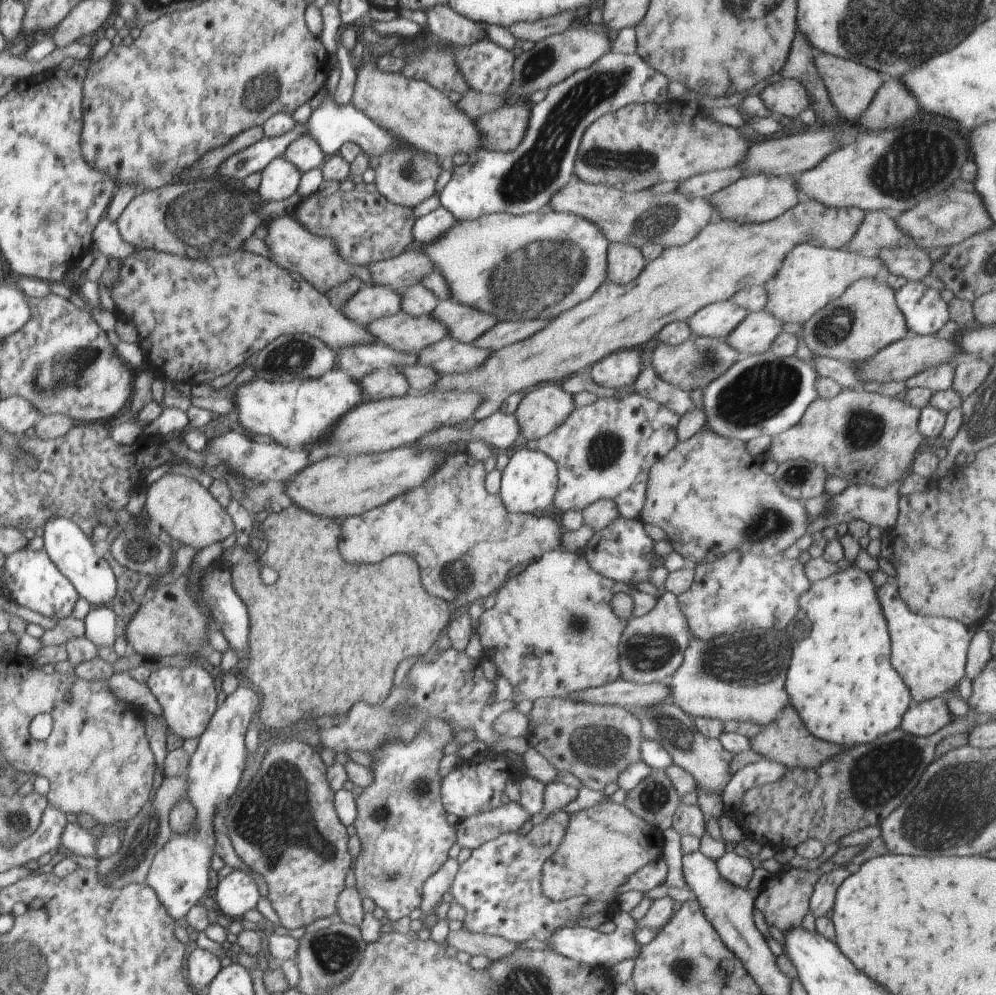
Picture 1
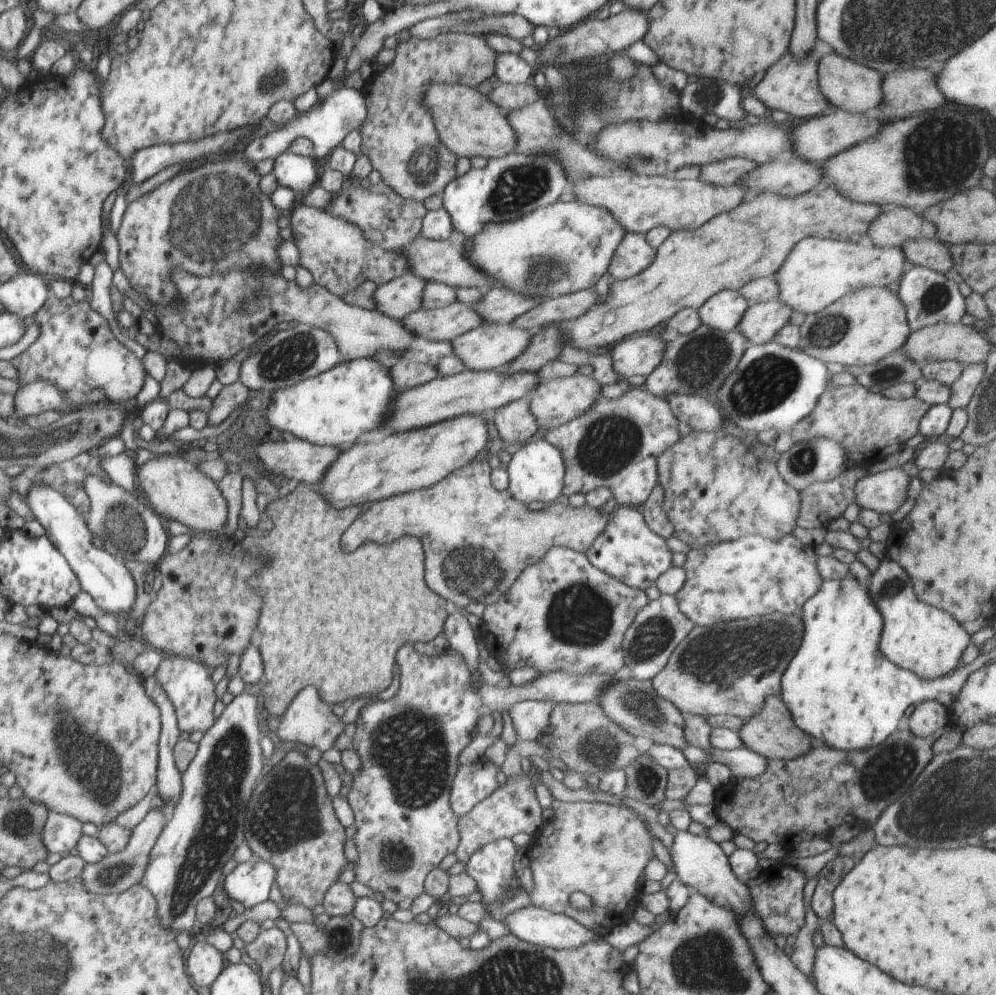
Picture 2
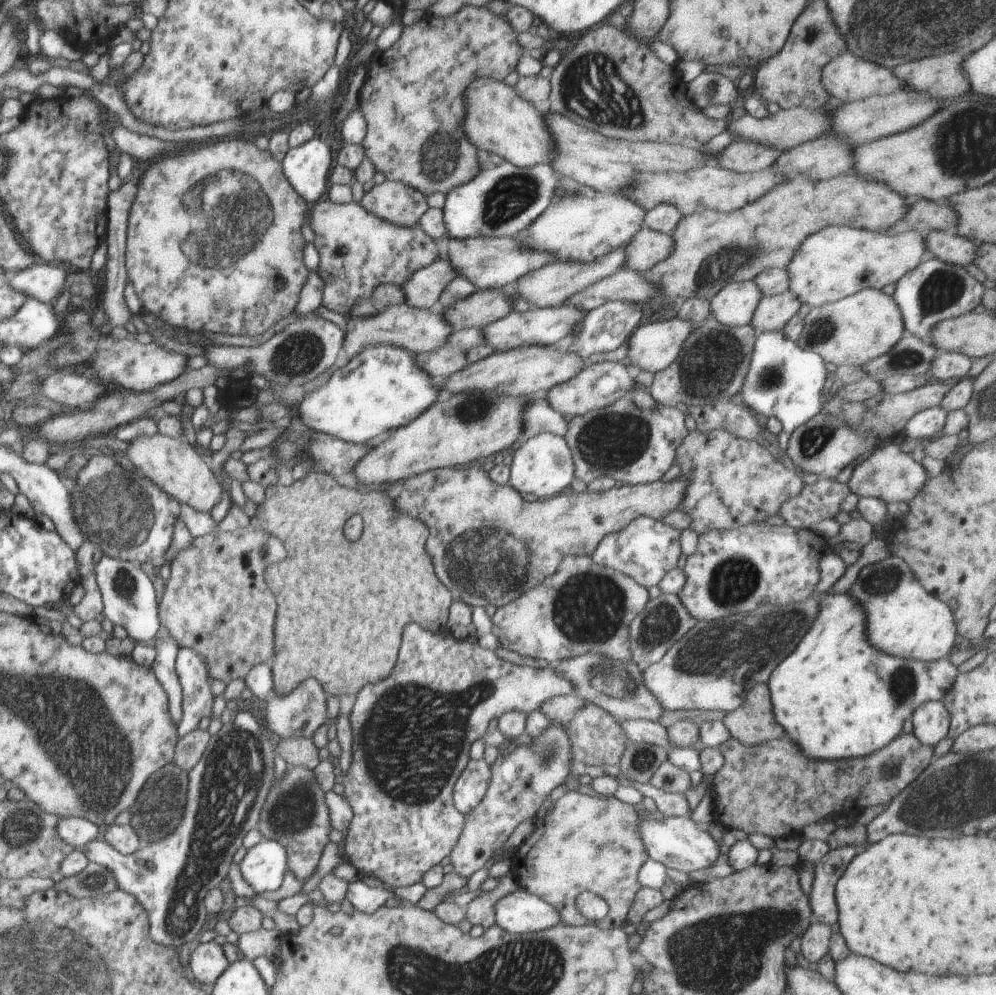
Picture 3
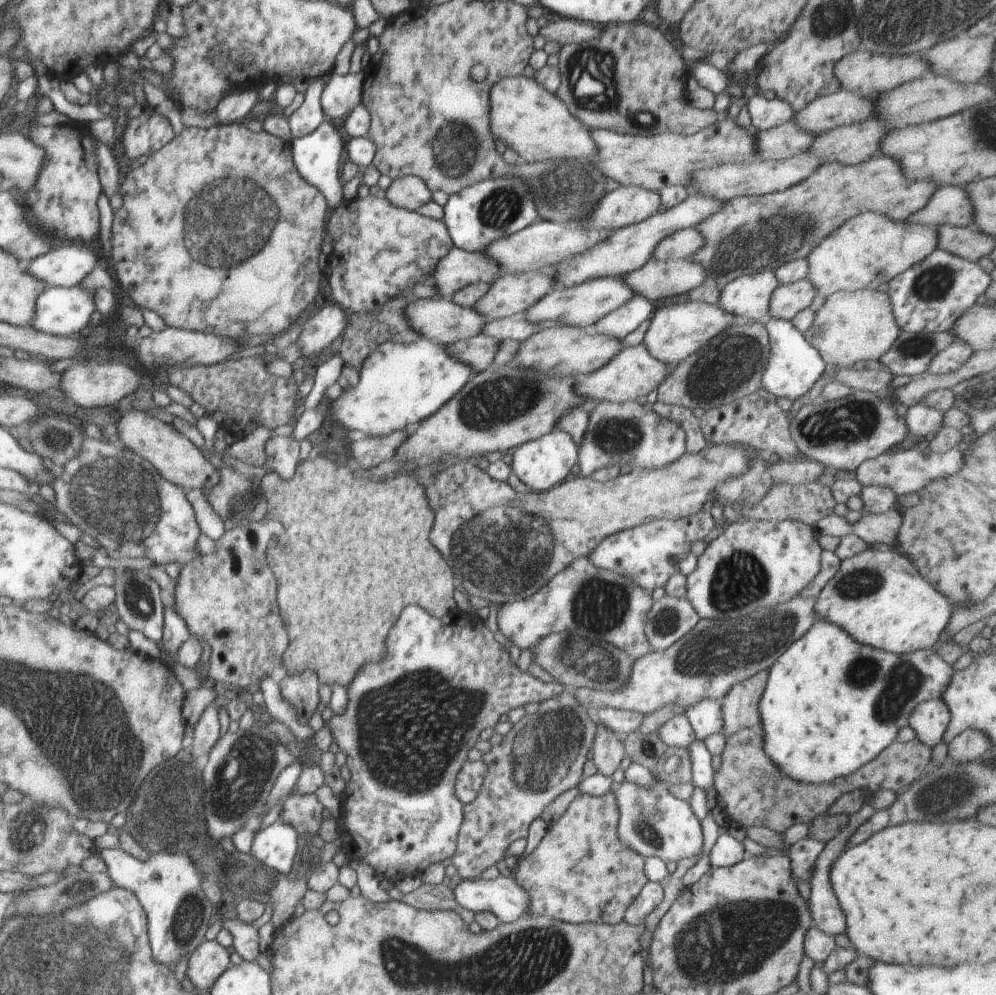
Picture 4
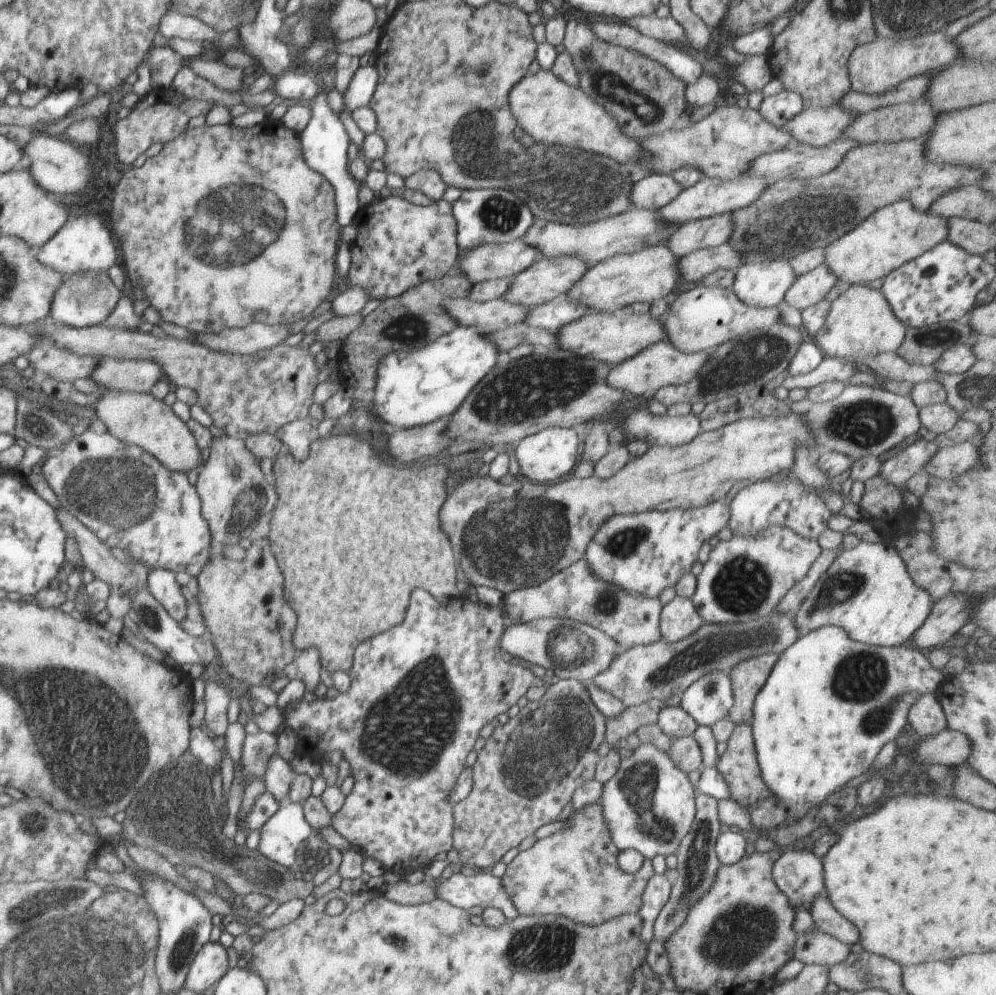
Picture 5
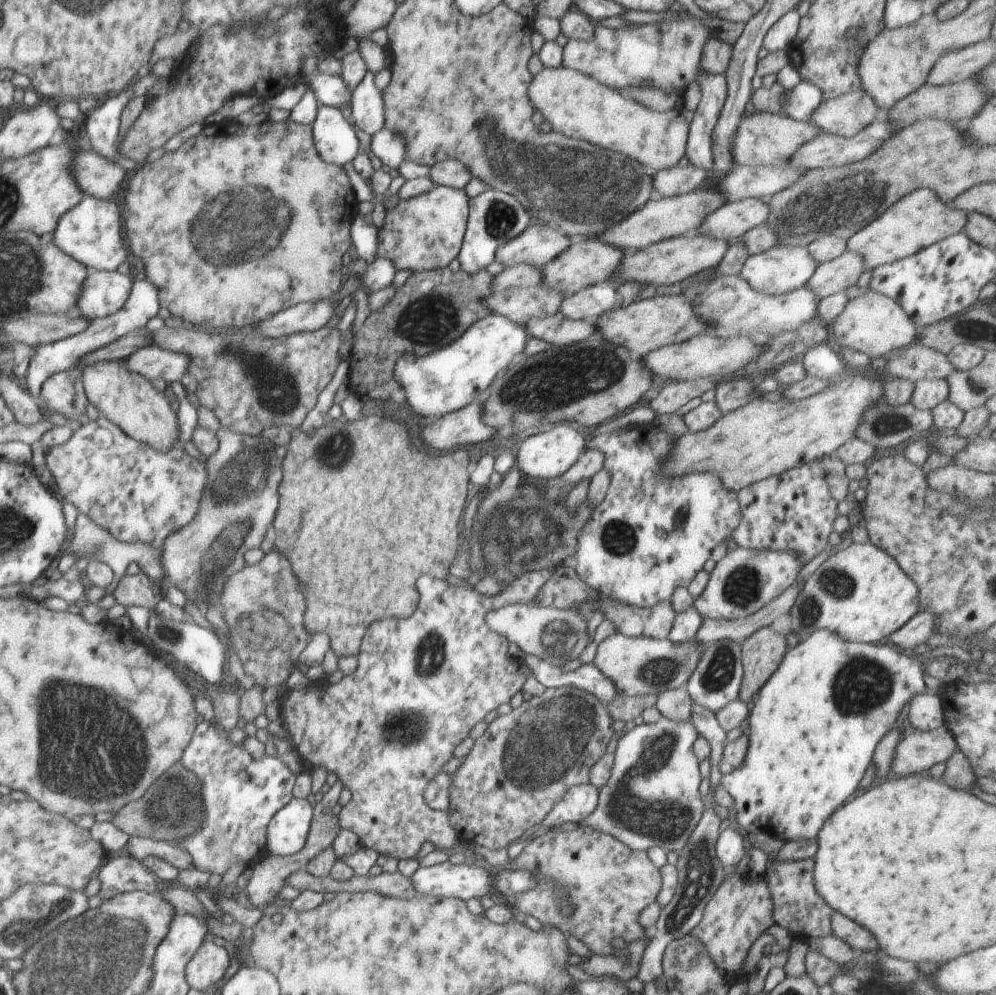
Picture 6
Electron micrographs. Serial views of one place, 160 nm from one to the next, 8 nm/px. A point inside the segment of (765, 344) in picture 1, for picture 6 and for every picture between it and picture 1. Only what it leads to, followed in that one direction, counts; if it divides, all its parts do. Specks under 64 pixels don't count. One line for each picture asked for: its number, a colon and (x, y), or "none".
2: (760, 323)
3: (772, 313)
4: (787, 301)
5: (811, 287)
6: (830, 278)

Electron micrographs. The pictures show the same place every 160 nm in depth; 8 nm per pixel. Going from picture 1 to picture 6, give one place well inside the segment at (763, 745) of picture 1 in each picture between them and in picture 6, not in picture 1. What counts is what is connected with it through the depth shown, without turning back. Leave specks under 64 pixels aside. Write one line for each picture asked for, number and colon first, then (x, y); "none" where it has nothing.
2: (772, 733)
3: (753, 723)
4: (740, 707)
5: (747, 678)
6: (762, 652)

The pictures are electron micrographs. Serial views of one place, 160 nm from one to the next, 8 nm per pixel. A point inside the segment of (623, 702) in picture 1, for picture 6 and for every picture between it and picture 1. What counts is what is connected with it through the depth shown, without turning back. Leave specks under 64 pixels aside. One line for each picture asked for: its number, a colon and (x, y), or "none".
2: (409, 745)
3: (412, 732)
4: (411, 719)
5: (420, 693)
6: (421, 684)

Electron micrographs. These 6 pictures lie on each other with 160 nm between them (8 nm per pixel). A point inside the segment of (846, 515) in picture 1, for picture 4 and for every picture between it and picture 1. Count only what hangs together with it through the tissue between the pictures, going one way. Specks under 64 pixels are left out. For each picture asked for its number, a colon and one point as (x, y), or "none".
2: (885, 492)
3: (891, 475)
4: (903, 471)

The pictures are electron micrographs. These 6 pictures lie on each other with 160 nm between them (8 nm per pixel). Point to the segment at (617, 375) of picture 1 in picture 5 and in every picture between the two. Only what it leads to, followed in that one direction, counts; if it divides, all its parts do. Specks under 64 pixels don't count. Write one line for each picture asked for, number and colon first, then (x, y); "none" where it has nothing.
2: (640, 354)
3: (652, 347)
4: (677, 331)
5: (701, 319)

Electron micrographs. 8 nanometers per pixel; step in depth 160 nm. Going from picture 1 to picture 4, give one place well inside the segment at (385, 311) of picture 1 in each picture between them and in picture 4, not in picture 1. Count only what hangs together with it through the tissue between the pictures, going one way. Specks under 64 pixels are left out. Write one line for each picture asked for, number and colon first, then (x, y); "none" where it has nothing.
2: (401, 296)
3: (422, 290)
4: (457, 269)

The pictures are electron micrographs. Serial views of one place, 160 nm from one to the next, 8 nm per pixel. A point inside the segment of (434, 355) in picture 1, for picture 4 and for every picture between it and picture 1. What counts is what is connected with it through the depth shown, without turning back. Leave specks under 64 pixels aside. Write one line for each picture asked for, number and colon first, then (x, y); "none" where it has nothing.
2: (484, 348)
3: (545, 326)
4: (581, 306)

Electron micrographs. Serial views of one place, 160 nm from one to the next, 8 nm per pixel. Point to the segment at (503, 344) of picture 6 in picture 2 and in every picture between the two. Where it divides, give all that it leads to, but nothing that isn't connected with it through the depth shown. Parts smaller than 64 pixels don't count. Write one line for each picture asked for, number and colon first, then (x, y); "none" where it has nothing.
2: (334, 408)
3: (381, 388)
4: (399, 383)
5: (415, 387)

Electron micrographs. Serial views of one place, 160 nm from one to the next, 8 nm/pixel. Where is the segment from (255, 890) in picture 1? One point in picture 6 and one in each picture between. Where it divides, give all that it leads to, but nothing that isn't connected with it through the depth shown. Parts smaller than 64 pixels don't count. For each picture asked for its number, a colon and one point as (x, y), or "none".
2: (249, 883)
3: (263, 867)
4: (276, 847)
5: (281, 836)
6: (288, 830)

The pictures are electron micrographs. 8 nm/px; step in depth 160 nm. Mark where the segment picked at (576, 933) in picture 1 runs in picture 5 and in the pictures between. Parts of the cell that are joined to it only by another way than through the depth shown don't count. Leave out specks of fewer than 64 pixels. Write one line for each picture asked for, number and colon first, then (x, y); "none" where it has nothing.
2: (539, 926)
3: (518, 911)
4: (503, 897)
5: (484, 890)

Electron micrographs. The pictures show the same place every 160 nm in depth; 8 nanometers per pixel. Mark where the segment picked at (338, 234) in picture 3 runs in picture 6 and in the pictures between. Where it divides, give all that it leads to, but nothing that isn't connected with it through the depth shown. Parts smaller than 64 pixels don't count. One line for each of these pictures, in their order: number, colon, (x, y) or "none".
4: (380, 250)
5: (399, 245)
6: (425, 233)

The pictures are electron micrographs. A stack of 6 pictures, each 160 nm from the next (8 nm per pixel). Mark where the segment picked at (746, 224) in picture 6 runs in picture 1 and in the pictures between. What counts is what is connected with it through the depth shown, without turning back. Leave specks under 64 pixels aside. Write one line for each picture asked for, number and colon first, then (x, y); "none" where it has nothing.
1: (625, 263)
2: (634, 253)
3: (645, 249)
4: (682, 244)
5: (700, 234)

